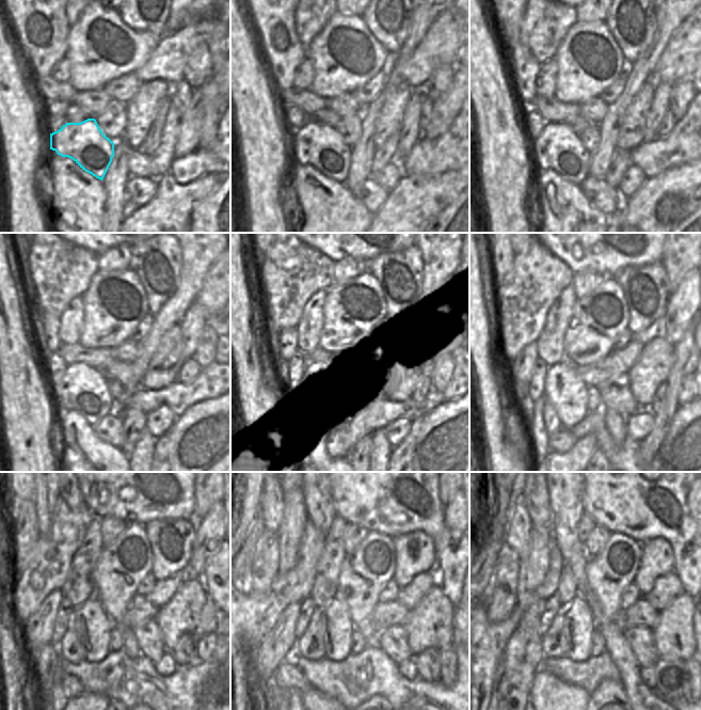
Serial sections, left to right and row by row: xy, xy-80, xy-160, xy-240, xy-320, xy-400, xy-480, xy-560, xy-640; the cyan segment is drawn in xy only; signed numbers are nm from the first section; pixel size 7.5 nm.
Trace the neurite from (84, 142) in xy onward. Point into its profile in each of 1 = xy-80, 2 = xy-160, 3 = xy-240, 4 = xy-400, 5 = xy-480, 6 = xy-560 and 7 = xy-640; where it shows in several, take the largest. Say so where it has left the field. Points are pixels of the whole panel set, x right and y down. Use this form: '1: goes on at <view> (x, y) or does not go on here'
1: goes on at xy-80 (321, 146)
2: goes on at xy-160 (558, 147)
3: goes on at xy-240 (83, 389)
4: goes on at xy-400 (564, 390)
5: goes on at xy-480 (90, 621)
6: goes on at xy-560 (335, 627)
7: goes on at xy-640 (578, 627)

